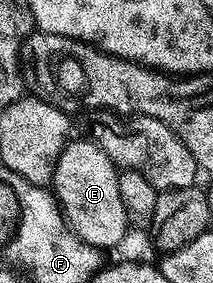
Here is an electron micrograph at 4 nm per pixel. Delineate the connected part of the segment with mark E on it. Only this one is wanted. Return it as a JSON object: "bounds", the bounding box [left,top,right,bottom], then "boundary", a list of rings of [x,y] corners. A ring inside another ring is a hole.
{"bounds":[51,140,129,248],"boundary":[[[90,140],[68,141],[57,160],[51,181],[55,201],[63,211],[67,225],[85,244],[100,248],[115,246],[129,233],[125,206],[121,204],[119,175],[115,163],[105,156],[96,142]]]}

